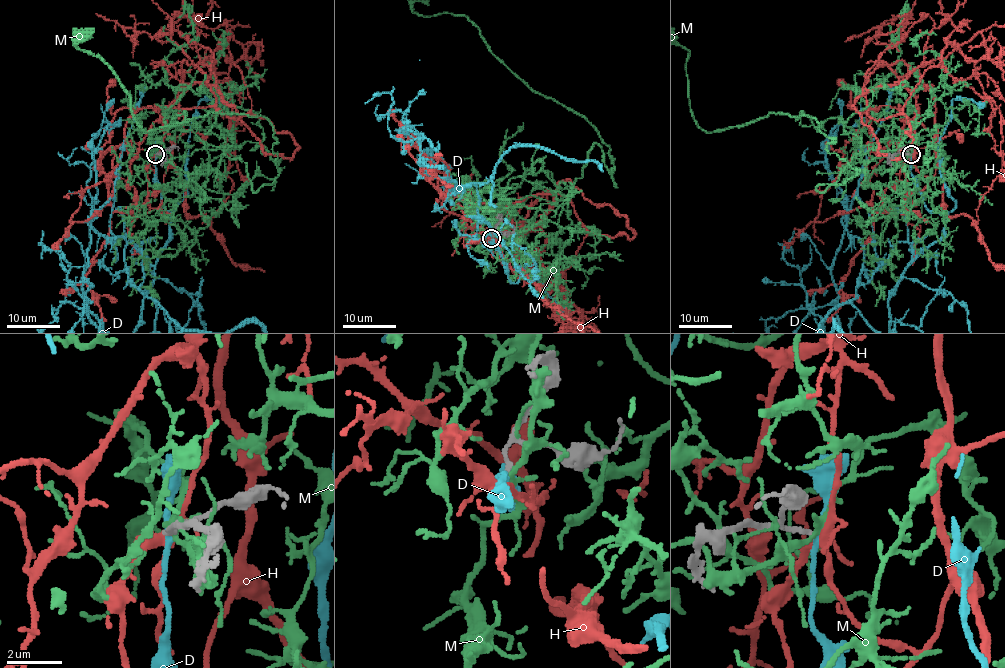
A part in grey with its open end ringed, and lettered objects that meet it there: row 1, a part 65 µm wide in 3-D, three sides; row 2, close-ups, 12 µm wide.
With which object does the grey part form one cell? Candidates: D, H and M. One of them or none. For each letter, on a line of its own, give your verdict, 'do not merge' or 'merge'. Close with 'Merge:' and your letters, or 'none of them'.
D: do not merge
H: do not merge
M: do not merge
Merge: none of them

